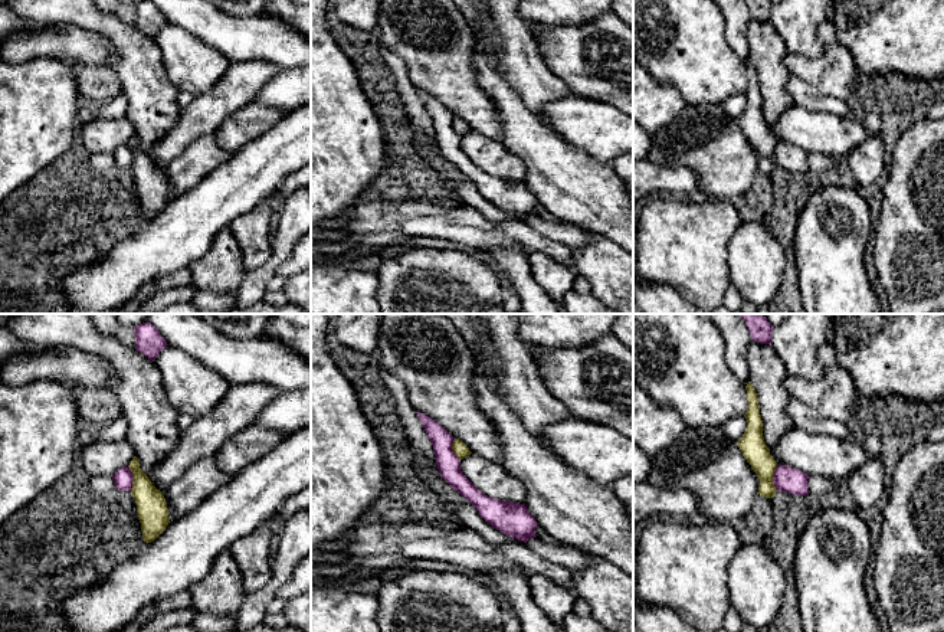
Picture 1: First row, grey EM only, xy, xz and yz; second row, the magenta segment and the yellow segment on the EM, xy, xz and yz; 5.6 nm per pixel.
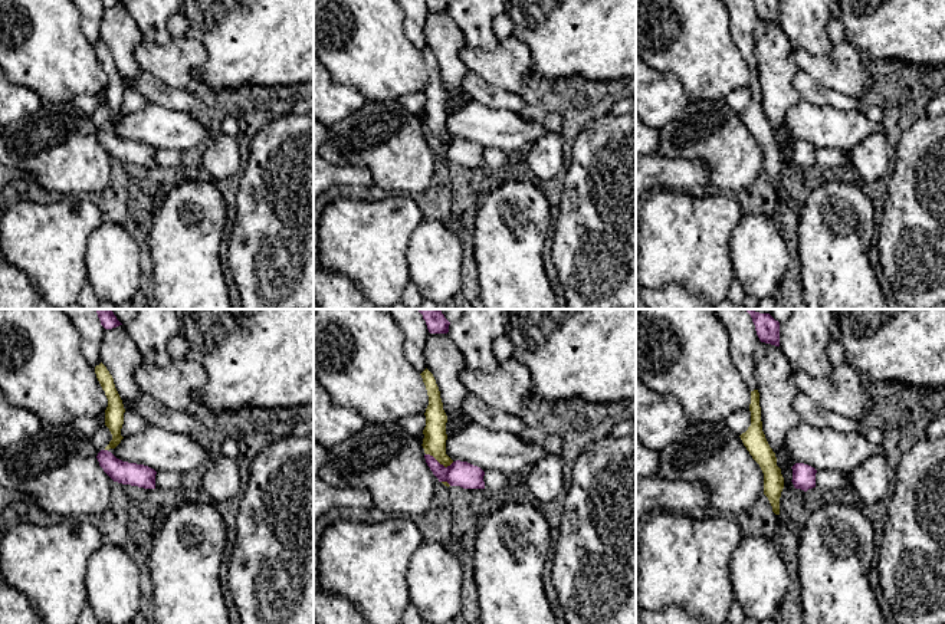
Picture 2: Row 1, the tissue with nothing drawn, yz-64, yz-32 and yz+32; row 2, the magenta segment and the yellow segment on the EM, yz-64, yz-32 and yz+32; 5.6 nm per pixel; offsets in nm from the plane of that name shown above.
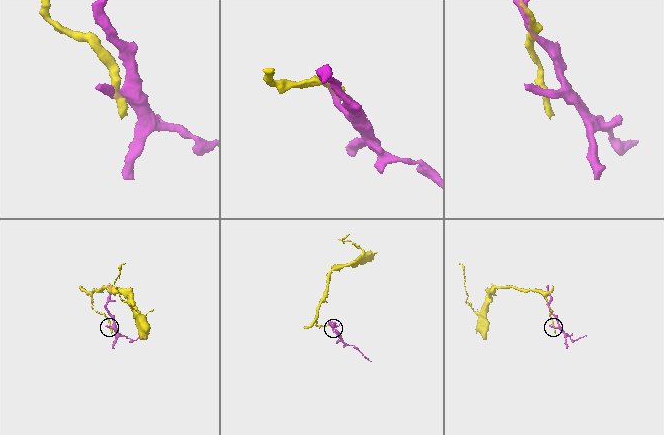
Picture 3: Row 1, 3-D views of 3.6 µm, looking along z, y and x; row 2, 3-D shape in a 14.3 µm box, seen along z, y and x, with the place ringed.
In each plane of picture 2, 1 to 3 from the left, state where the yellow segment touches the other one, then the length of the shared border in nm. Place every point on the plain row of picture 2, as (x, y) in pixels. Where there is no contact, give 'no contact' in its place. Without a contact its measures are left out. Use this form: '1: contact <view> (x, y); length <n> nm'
1: no contact
2: contact yz-32 (439, 141); length 170 nm
3: no contact

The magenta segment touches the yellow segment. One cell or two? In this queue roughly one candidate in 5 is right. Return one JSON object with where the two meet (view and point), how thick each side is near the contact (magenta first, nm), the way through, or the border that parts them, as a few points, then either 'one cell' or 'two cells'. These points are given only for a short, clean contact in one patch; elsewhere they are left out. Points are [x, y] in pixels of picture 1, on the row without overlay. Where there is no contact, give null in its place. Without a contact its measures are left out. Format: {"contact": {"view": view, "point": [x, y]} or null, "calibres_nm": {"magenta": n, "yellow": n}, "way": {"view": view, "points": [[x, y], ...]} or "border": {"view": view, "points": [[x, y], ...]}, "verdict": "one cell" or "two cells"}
{"contact": {"view": "yz", "point": [773, 156]}, "calibres_nm": {"magenta": 140, "yellow": 140}, "border": {"view": "yz", "points": [[777, 143], [773, 151], [776, 167]]}, "verdict": "two cells"}

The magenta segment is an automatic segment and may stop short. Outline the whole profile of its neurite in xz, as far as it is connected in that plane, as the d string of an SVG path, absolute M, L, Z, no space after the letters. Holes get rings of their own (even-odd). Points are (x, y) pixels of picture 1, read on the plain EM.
M420 89L416 91L433 122L440 154L466 176L494 206L524 220L537 215L535 206L538 202L525 181L501 179L481 170L460 148L460 137L452 127L455 115L432 95Z

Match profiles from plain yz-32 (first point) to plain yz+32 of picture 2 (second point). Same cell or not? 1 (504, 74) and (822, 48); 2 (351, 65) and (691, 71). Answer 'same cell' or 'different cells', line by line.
1: different cells
2: same cell

